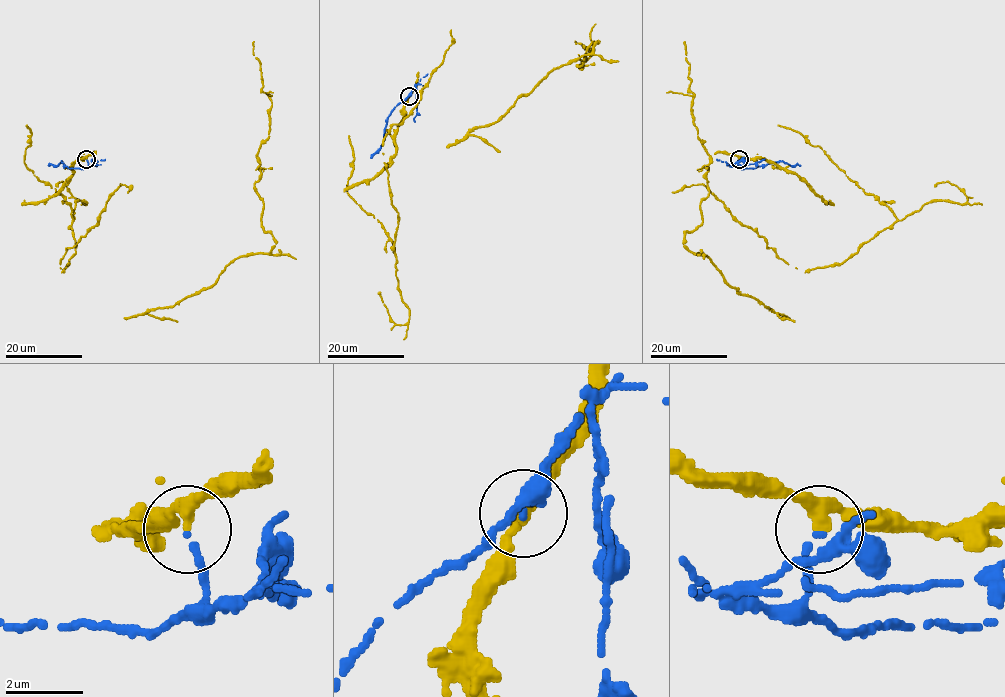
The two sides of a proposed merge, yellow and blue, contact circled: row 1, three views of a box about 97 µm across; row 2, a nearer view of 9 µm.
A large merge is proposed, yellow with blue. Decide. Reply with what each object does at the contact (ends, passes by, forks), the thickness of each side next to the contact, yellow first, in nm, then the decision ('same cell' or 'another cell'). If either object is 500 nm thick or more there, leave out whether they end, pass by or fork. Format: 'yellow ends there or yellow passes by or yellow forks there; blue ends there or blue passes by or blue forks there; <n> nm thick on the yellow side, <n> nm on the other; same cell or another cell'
yellow passes by; blue ends there; 320 nm thick on the yellow side, 160 nm on the other; another cell

